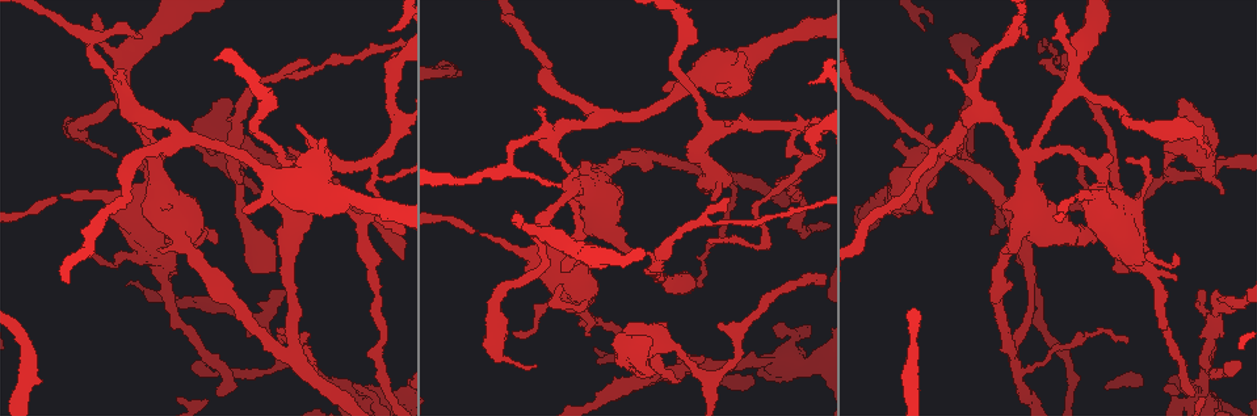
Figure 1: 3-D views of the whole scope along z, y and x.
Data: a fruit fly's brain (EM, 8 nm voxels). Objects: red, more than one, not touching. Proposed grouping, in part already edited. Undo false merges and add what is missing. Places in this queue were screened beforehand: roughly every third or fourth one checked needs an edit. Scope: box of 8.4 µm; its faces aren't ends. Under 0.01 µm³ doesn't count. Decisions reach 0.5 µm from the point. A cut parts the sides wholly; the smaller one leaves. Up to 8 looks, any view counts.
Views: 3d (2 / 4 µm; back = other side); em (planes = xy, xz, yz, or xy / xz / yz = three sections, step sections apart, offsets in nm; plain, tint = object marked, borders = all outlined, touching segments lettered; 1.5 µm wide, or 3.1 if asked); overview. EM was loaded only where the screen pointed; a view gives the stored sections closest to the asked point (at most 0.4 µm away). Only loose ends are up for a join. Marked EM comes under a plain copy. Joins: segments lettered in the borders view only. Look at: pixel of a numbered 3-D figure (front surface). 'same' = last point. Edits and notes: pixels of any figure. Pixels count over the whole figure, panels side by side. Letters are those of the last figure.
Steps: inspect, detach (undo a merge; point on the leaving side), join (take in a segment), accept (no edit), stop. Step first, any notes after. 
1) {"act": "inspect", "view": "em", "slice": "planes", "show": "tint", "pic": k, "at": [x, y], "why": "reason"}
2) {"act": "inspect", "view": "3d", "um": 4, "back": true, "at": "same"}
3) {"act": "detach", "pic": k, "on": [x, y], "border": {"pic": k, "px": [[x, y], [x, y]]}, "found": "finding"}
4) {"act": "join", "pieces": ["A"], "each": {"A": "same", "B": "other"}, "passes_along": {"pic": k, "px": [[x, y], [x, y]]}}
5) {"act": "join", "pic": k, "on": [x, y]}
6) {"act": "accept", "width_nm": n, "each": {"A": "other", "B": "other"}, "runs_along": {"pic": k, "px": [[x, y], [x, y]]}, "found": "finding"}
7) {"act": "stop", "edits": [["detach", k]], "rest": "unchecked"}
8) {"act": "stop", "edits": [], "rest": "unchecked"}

{"act": "inspect", "view": "3d", "um": 4, "pic": 1, "at": [370, 166], "why": "four arms meet"}

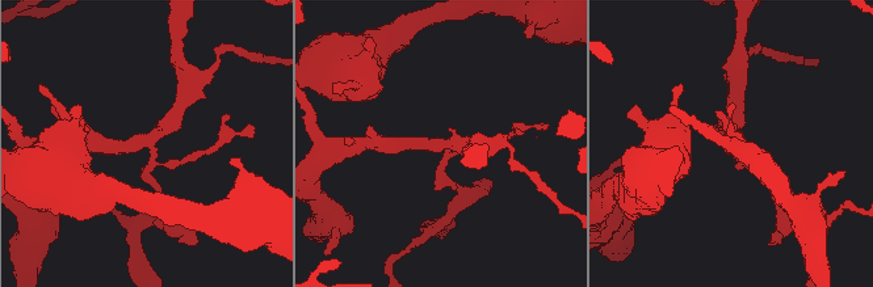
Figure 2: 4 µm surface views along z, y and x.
{"act": "inspect", "view": "em", "slice": "planes", "show": "tint", "pic": 2, "at": [441, 144], "arms": 4, "why": "shape alone is not enough"}

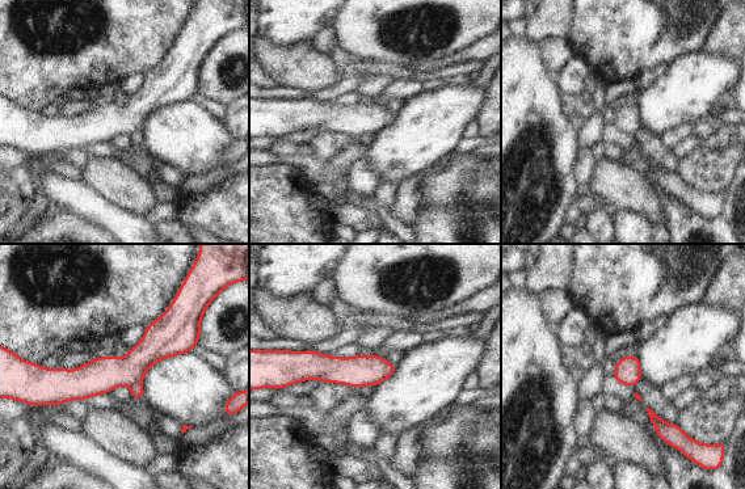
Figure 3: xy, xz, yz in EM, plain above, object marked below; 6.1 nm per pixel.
{"act": "inspect", "view": "em", "slice": "planes", "show": "borders", "at": "same", "why": "what lies round it"}

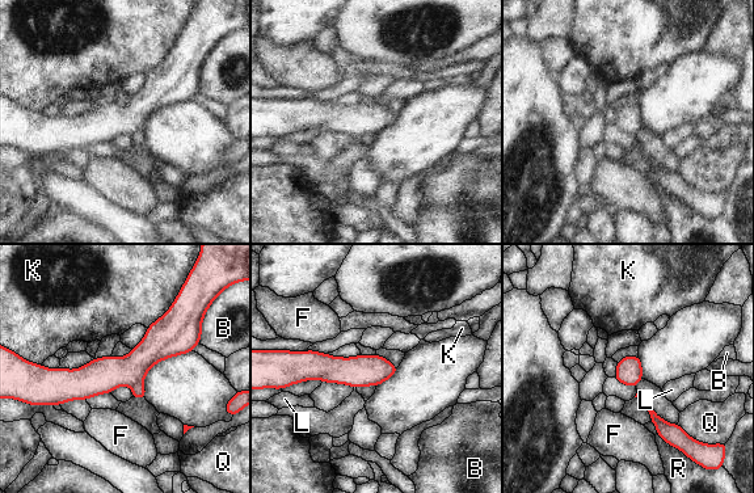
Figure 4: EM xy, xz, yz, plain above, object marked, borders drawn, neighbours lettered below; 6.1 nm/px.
{"act": "detach", "pic": 4, "on": [139, 392], "each": {"B": "other", "F": "other", "K": "other", "L": "other", "Q": "other", "R": "other"}, "border": {"pic": 4, "px": [[140, 383], [133, 388]]}, "found": "a second neuron is stuck on"}

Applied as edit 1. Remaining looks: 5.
{"act": "inspect", "view": "em", "slice": "planes", "show": "borders", "pic": 1, "at": [278, 73], "why": "a fork"}

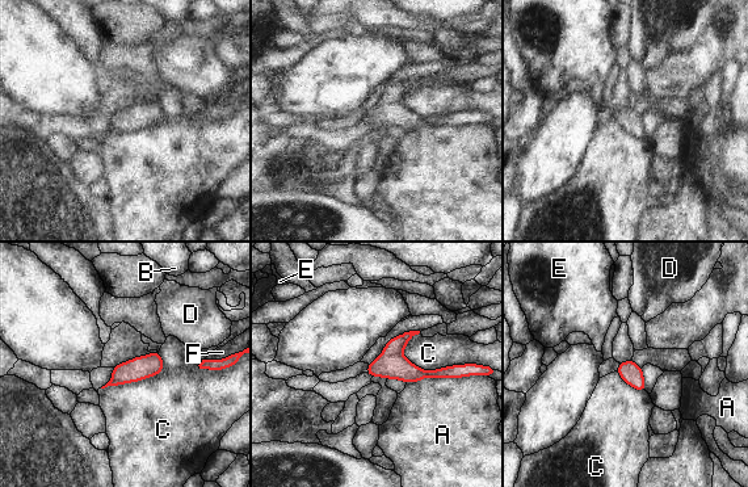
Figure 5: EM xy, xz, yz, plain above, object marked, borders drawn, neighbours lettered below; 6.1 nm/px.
{"act": "accept", "each": {"A": "other", "B": "other", "C": "other", "D": "other", "E": "other", "F": "other"}, "border": {"pic": 5, "px": [[160, 352], [159, 373], [101, 389]]}, "found": "all the same neuron"}

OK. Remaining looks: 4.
{"act": "inspect", "view": "em", "slice": "planes", "show": "tint", "pic": 1, "at": [1200, 291], "why": "an open end"}

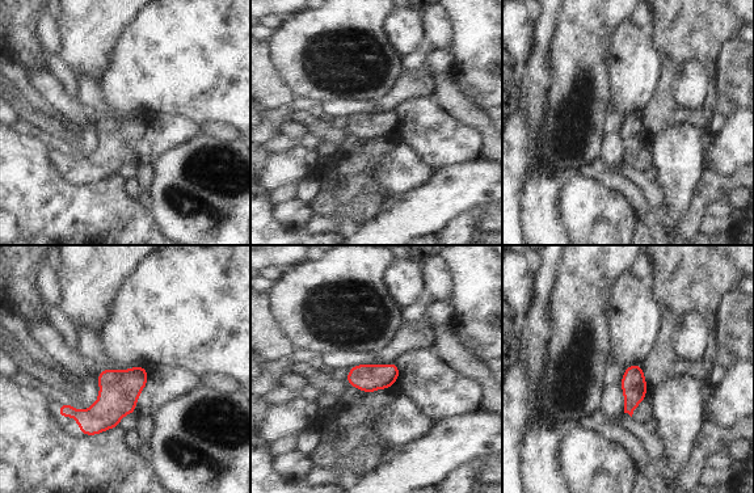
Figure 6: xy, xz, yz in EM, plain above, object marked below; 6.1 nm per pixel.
{"act": "inspect", "view": "em", "slice": "planes", "show": "borders", "at": "same"}

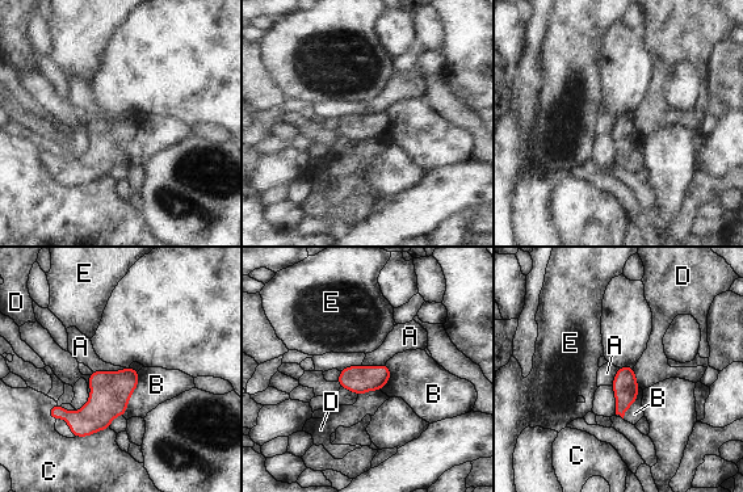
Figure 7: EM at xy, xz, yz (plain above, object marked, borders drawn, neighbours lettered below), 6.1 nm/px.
{"act": "join", "pieces": ["B"], "each": {"A": "other", "B": "same", "C": "other", "D": "other", "E": "other"}, "passes_along": {"pic": 7, "px": [[110, 391], [131, 392], [156, 385]]}, "found": "it goes on there"}

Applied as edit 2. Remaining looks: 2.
{"act": "stop", "edits": [["detach", 4], ["join", 7]], "rest": "unchecked"}

